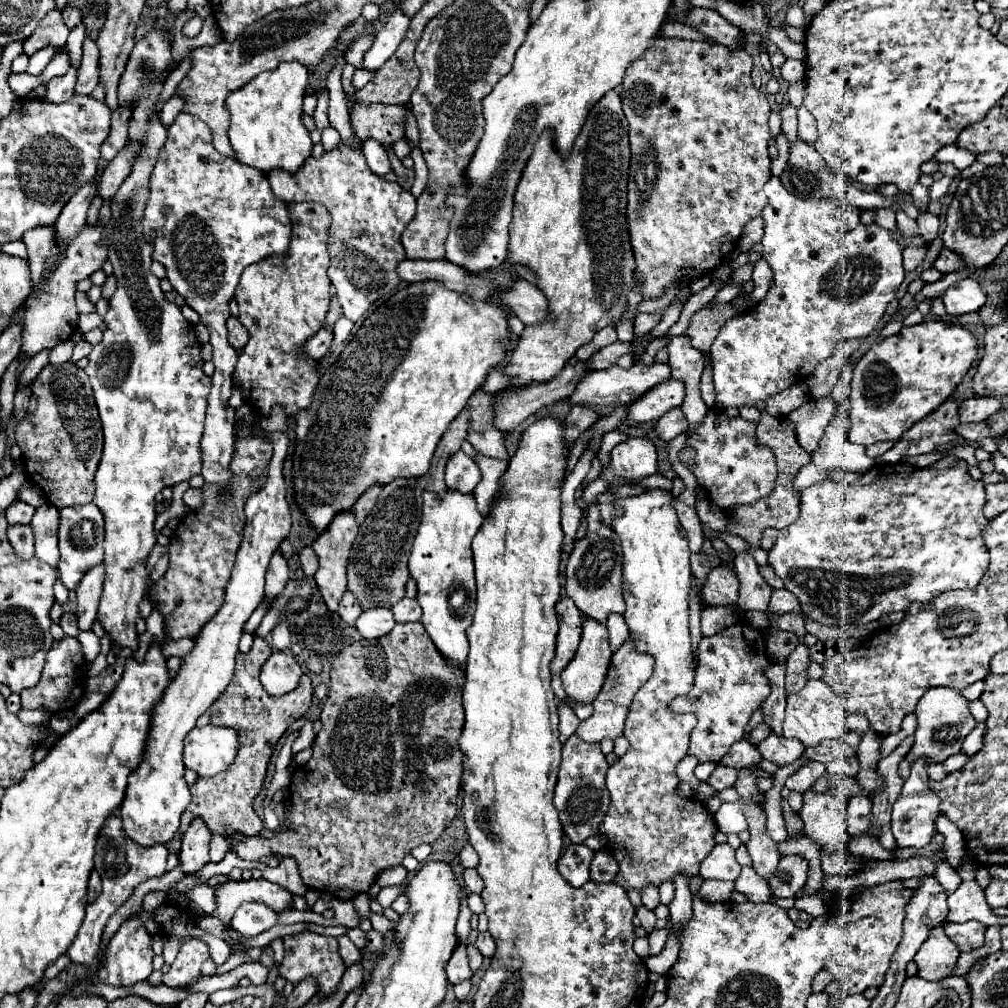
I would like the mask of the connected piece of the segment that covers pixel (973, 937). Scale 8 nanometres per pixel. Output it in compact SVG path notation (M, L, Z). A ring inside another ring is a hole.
M978 921L970 923L948 923L946 925L946 935L958 945L962 953L974 951L984 945L984 935L986 926Z

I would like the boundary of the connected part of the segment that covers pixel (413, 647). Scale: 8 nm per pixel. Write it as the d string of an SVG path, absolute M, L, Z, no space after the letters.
M406 623L406 625L396 625L392 633L380 639L360 639L348 647L344 647L338 657L332 661L330 669L330 687L328 687L328 697L322 705L322 729L314 739L314 755L312 759L296 767L292 773L292 783L290 783L290 817L286 817L284 831L276 833L270 839L264 839L262 835L256 837L246 837L235 846L235 851L242 859L260 859L268 857L272 851L280 853L282 857L294 857L300 877L306 887L312 887L322 893L322 885L326 893L340 897L340 899L354 899L356 893L364 893L370 889L370 885L376 881L378 873L384 867L394 867L400 865L402 859L420 843L434 843L440 833L446 829L446 825L456 817L456 797L460 791L460 775L462 775L462 751L458 747L458 737L464 727L464 707L462 707L462 689L464 685L464 671L452 669L446 665L444 657L438 653L434 643L430 641L426 629L422 623Z

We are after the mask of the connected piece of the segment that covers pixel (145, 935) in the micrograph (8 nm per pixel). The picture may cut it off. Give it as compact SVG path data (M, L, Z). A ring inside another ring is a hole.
M130 917L122 923L122 927L116 931L116 935L110 939L108 943L108 953L106 953L106 965L100 967L98 971L98 979L114 985L114 987L122 987L122 985L134 985L138 981L144 981L150 977L152 969L152 935L148 933L148 929L142 925L142 921L138 917Z

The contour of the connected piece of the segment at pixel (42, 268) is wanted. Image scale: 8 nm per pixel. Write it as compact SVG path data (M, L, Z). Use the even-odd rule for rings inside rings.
M98 221L92 227L82 227L78 237L70 241L66 247L66 253L58 253L58 239L54 225L42 227L42 229L30 229L22 235L22 243L28 249L28 265L32 271L32 293L28 299L28 309L24 313L24 325L22 325L22 349L20 353L30 359L36 353L44 349L54 349L60 341L66 341L70 335L78 331L78 309L74 303L76 283L80 279L90 277L94 271L102 267L102 263L108 259L108 249L102 243L102 223ZM50 257L56 257L58 261L54 269L48 273L46 261Z

